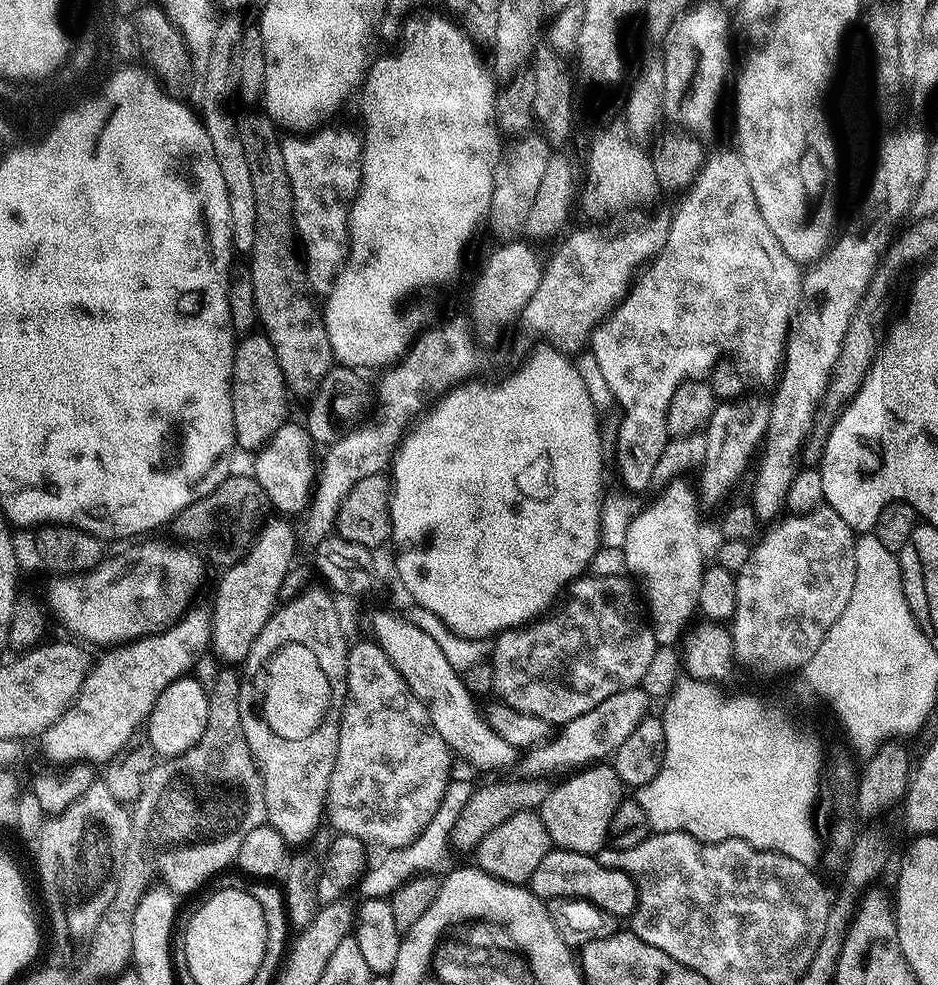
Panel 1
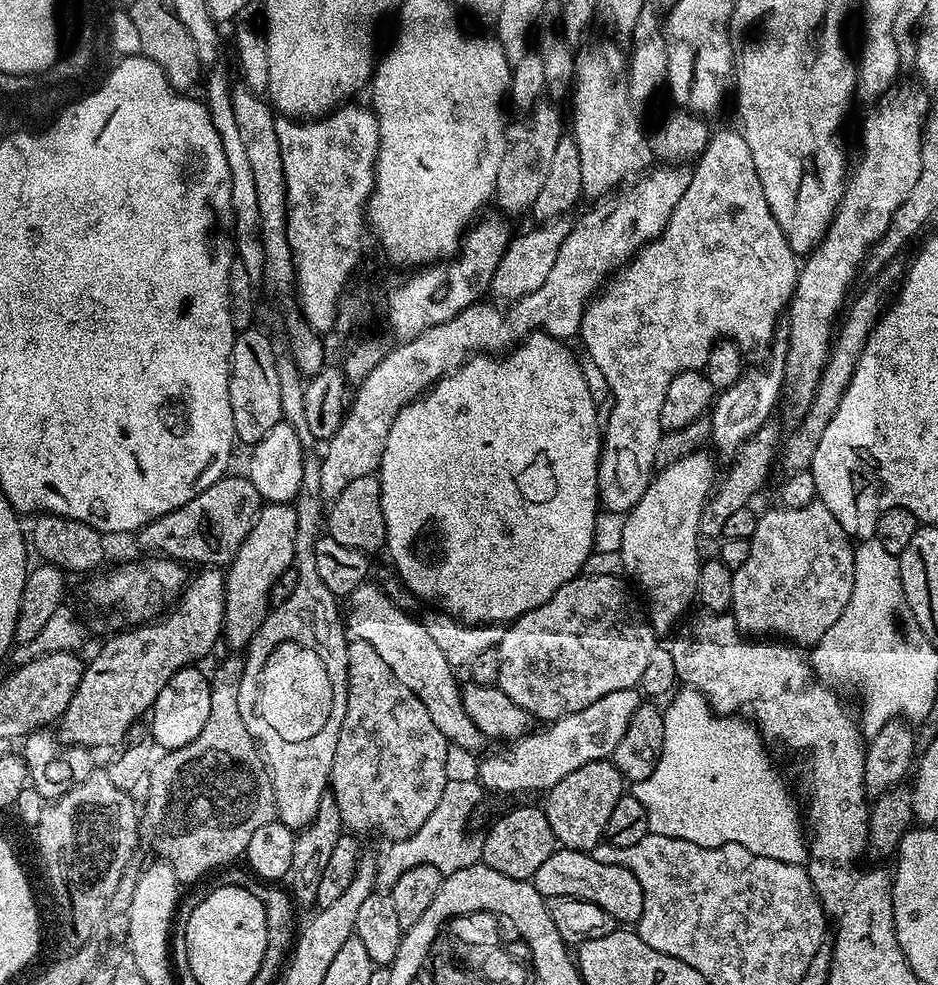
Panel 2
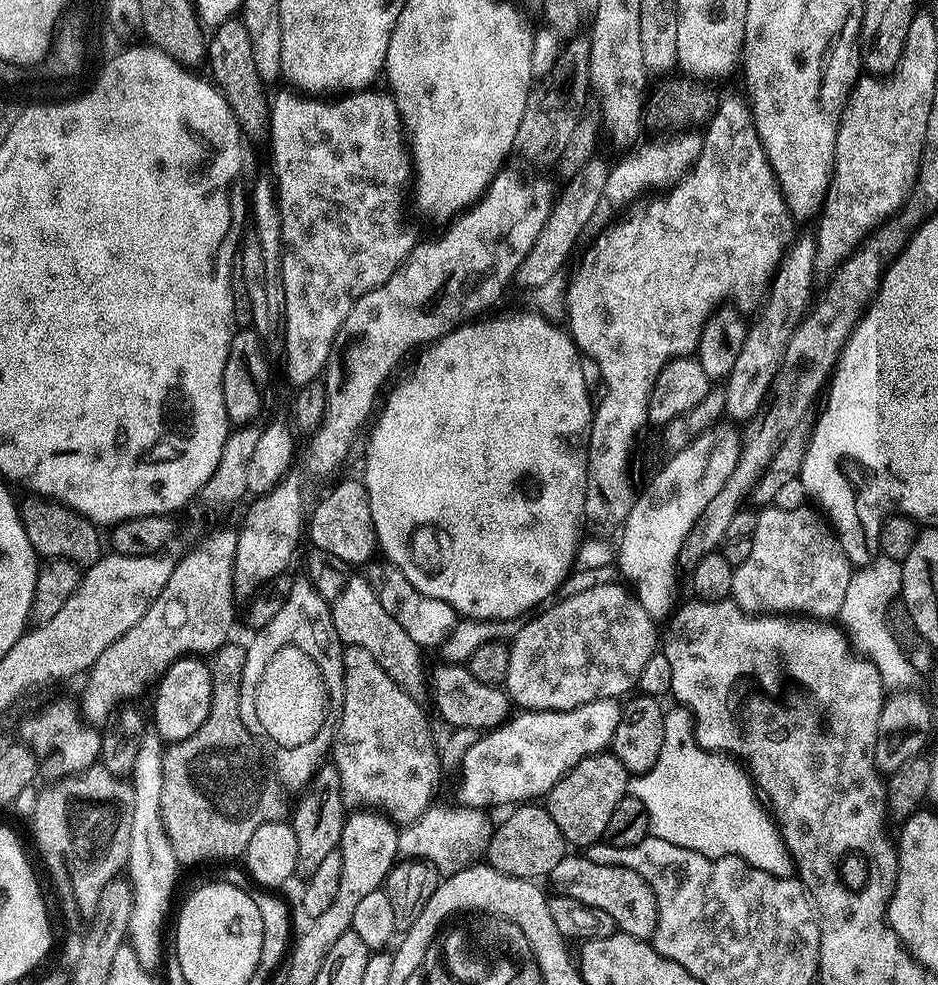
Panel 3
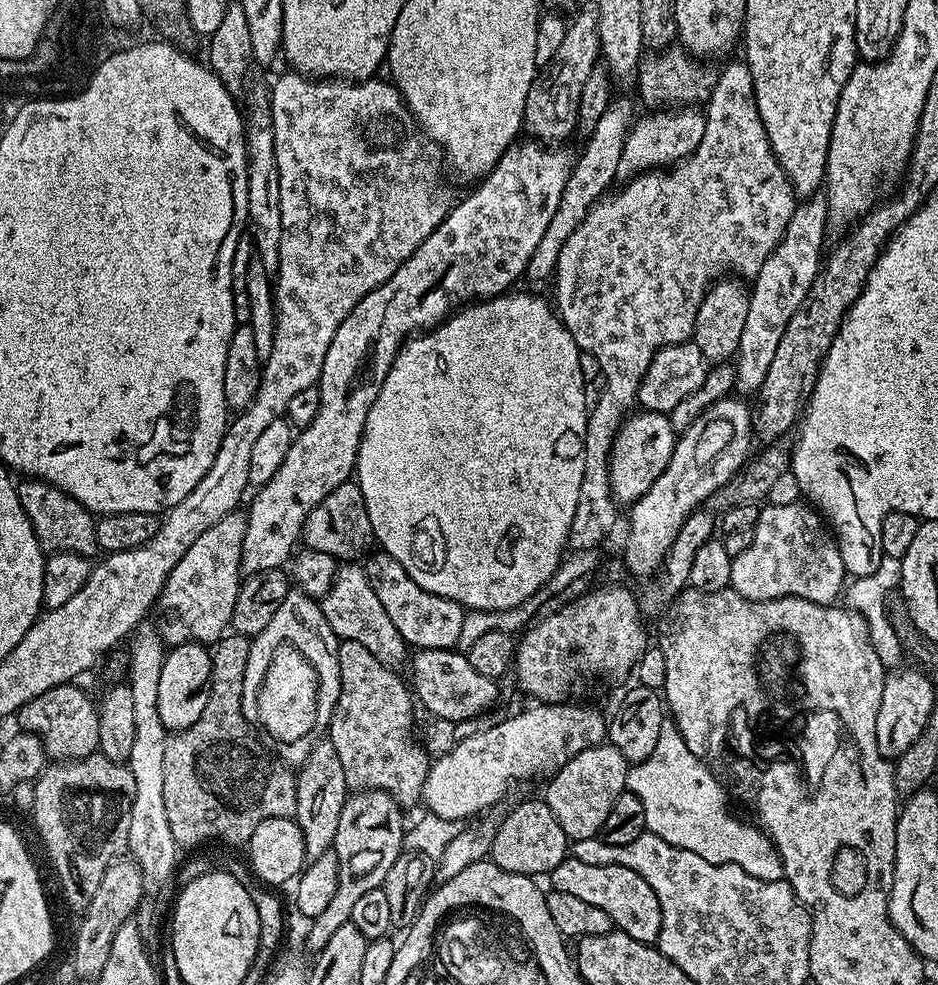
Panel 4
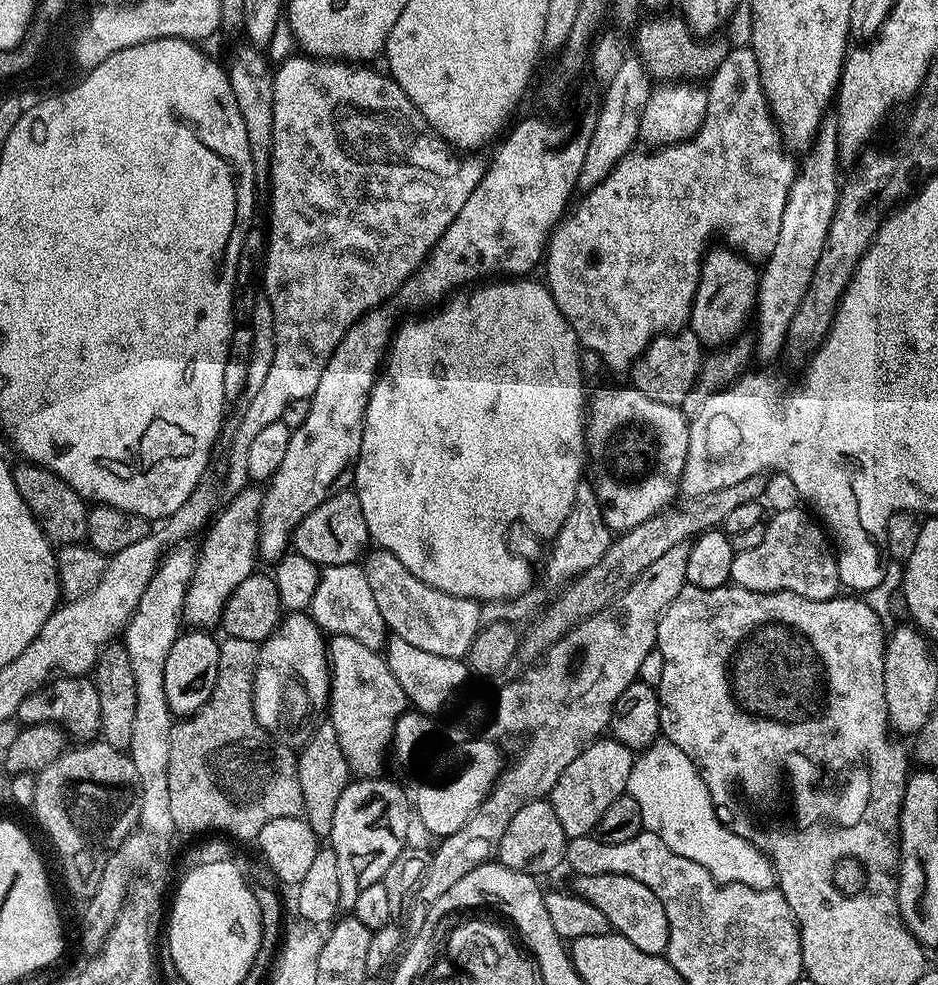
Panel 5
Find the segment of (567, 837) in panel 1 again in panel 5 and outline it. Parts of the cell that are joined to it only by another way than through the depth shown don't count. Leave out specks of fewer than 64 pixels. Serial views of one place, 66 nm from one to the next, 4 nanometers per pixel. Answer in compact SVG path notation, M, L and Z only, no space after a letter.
M597 738L581 748L574 762L562 770L558 782L552 787L550 803L569 838L592 835L594 826L598 826L598 818L602 818L610 802L627 793L633 759L633 749L627 748L622 742Z

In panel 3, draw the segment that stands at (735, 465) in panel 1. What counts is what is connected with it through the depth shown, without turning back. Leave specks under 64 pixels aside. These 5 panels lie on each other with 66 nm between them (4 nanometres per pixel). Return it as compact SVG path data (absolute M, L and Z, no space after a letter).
M811 235L804 236L800 241L797 242L796 245L789 247L787 251L785 251L784 257L780 259L780 265L776 268L776 274L772 280L772 286L768 290L768 295L764 299L764 303L762 307L759 309L756 321L751 321L750 327L748 329L748 333L746 334L746 338L742 342L742 350L738 354L737 361L734 362L734 370L728 376L726 383L723 385L724 393L726 394L726 406L724 407L727 419L732 422L737 422L736 420L740 420L739 422L747 422L752 419L753 416L759 413L760 409L764 406L764 401L768 398L768 391L772 389L772 379L776 377L776 371L780 368L780 363L782 362L782 358L784 357L784 351L786 350L786 346L790 342L790 338L794 334L794 330L798 325L800 325L801 320L804 319L806 313L810 308L810 300L808 302L808 298L811 296L811 284L812 284L812 276L814 277L814 271L816 269L816 242L815 239Z

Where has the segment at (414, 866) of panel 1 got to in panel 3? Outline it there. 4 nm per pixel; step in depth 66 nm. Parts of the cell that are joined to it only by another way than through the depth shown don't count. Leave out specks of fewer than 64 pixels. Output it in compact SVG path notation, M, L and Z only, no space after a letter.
M440 802L433 803L414 823L405 825L399 831L398 854L403 859L429 860L443 877L465 871L470 866L468 865L470 862L478 857L481 859L488 851L490 838L496 825L495 821L490 821L491 813L487 809L477 808L464 802L458 804L454 806L442 805Z

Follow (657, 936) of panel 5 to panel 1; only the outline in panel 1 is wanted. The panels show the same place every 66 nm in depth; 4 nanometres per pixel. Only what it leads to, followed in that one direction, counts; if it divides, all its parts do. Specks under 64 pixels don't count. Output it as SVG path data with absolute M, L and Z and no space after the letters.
M553 847L542 858L530 881L532 893L547 902L554 898L582 898L594 902L602 910L618 918L628 918L636 910L636 887L629 876L617 868L607 868L595 856L578 854L565 848Z

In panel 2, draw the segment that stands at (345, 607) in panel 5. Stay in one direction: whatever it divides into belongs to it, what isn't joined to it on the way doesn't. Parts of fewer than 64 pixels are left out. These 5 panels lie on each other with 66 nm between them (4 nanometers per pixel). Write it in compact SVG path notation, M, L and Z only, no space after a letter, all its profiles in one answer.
M365 582L347 597L346 632L349 637L365 640L378 650L382 662L390 666L394 678L406 686L426 706L426 714L434 718L434 726L442 730L449 745L465 748L468 752L476 752L486 743L486 737L478 726L466 714L464 703L460 700L461 685L456 685L454 666L448 661L448 655L440 649L438 642L430 638L430 630L412 616L407 616L386 593L375 588L372 582Z

